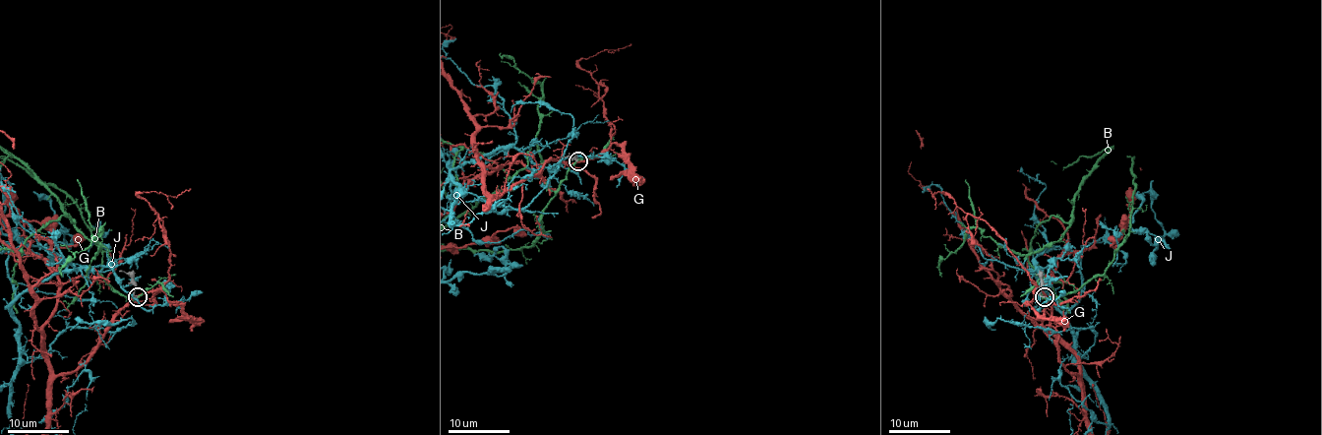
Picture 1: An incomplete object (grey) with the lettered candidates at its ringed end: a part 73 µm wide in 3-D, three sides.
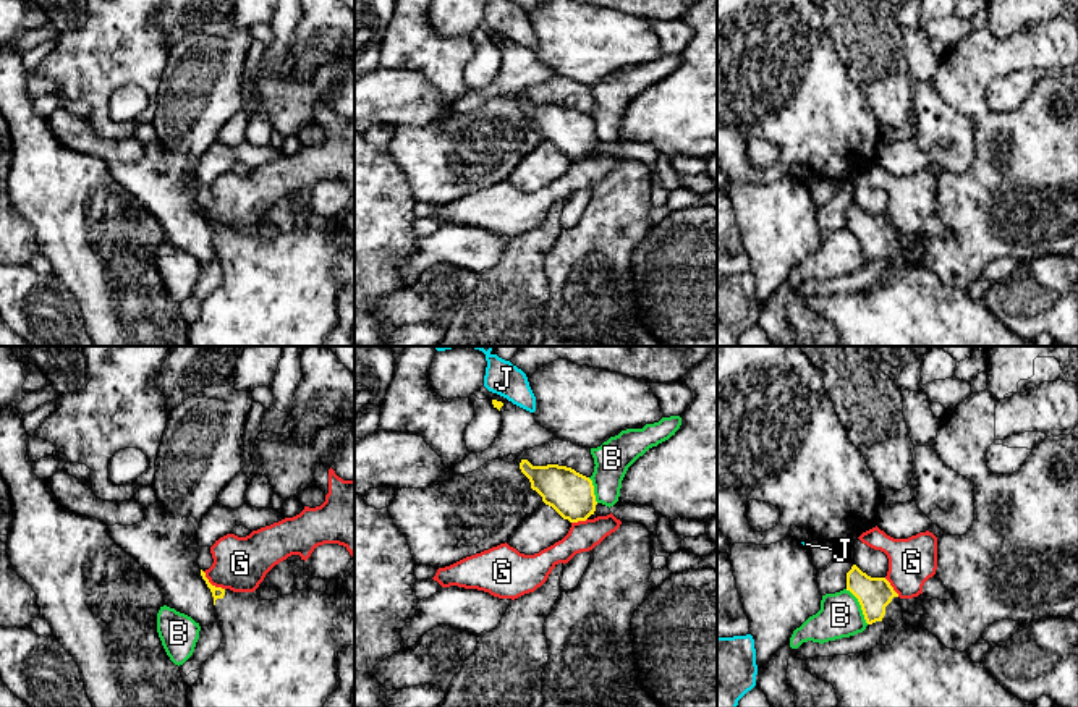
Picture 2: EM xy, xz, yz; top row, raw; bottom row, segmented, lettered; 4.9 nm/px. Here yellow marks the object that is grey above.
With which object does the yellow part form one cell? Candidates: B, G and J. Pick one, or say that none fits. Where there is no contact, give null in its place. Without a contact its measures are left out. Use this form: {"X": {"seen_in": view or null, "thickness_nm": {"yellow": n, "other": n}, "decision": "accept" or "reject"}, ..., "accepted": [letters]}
{"B": {"seen_in": "yz", "thickness_nm": {"yellow": 170, "other": 220}, "decision": "reject"}, "G": {"seen_in": "xy", "thickness_nm": {"yellow": 60, "other": 280}, "decision": "reject"}, "J": {"seen_in": null, "decision": "reject"}, "accepted": []}

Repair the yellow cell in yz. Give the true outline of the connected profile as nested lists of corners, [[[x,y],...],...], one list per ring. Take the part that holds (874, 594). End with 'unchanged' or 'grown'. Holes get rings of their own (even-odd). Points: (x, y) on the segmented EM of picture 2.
[[[853,565],[847,573],[847,591],[858,599],[868,624],[884,621],[889,631],[903,621],[900,597],[885,578],[871,578]]]; grown

